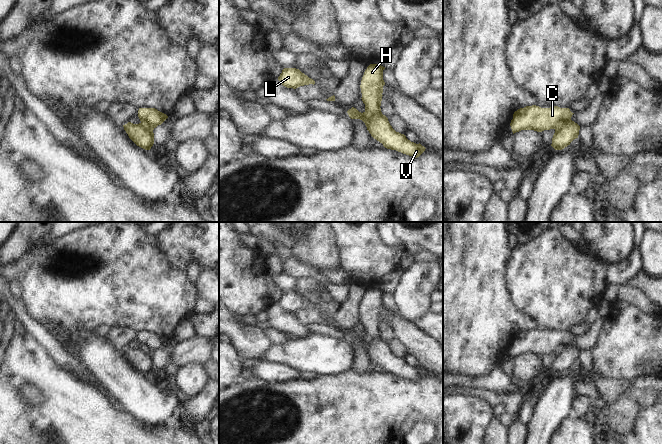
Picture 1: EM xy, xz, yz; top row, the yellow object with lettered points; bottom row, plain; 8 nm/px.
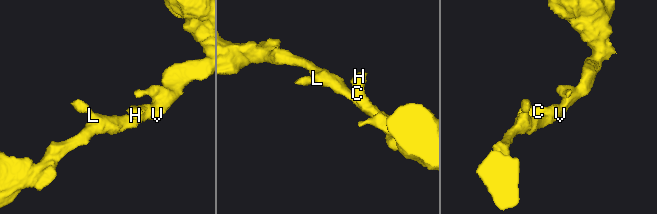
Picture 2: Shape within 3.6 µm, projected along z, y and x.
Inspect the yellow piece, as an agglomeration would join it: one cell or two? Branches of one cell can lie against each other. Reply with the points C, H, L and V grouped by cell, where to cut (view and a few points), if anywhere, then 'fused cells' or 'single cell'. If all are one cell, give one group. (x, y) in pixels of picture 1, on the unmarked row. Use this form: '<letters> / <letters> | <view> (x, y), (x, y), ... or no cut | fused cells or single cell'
C H L V | no cut | single cell

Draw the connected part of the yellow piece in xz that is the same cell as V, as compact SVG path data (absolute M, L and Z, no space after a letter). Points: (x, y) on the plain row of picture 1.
M370 288L367 291L360 309L365 335L361 337L352 331L347 337L351 343L362 344L371 360L382 367L385 372L417 382L426 372L420 367L411 366L404 358L396 356L388 342L381 336L380 330L385 309L384 293L385 291L379 288Z

